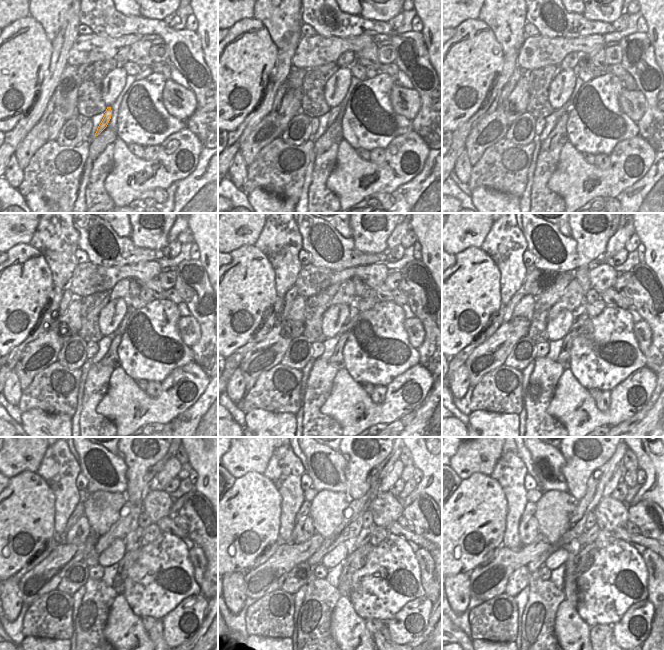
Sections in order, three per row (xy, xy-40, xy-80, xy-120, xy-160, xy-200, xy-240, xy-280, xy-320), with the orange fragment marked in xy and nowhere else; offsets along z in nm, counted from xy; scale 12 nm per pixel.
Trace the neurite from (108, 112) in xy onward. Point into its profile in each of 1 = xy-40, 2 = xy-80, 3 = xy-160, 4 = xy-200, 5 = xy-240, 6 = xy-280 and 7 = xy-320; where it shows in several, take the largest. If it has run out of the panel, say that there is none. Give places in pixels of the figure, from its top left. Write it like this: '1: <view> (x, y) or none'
1: xy-40 (334, 111)
2: xy-80 (566, 107)
3: xy-160 (349, 323)
4: xy-200 (581, 316)
5: xy-240 (134, 541)
6: xy-280 (363, 537)
7: xy-320 (589, 536)

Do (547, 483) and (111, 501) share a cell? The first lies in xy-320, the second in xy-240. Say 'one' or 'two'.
two

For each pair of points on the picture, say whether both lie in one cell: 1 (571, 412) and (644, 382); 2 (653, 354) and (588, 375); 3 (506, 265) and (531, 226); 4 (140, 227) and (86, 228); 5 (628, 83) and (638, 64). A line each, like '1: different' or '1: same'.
1: same
2: different
3: different
4: different
5: different

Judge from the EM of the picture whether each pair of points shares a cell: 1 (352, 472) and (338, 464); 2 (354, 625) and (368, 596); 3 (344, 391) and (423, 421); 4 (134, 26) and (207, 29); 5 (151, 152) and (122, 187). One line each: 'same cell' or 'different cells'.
1: different cells
2: different cells
3: different cells
4: different cells
5: different cells

